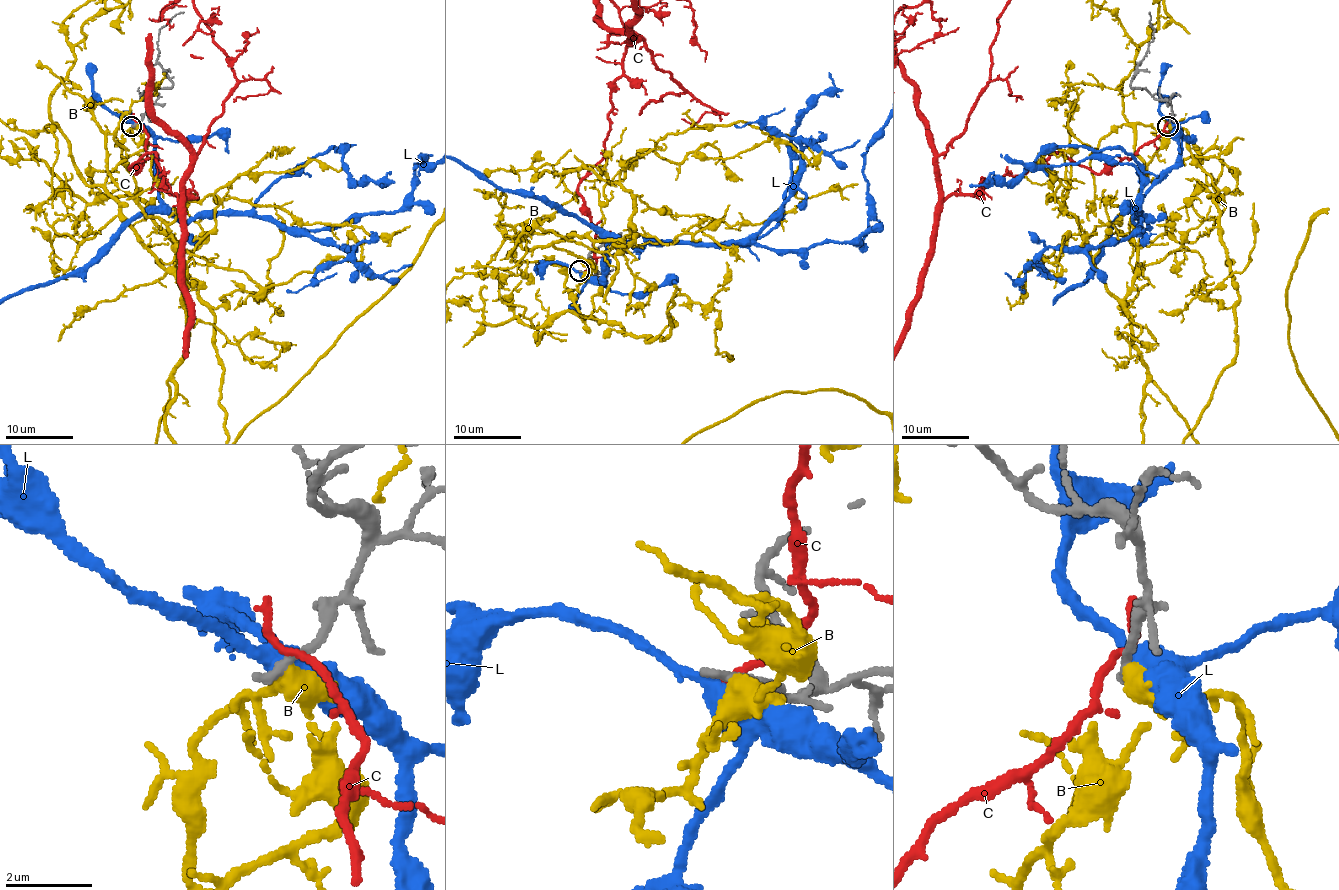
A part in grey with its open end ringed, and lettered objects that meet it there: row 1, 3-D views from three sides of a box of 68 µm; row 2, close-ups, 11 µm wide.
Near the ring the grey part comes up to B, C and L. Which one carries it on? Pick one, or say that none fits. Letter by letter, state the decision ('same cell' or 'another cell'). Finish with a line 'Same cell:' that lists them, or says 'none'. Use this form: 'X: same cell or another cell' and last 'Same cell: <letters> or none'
B: another cell
C: another cell
L: another cell
Same cell: none

